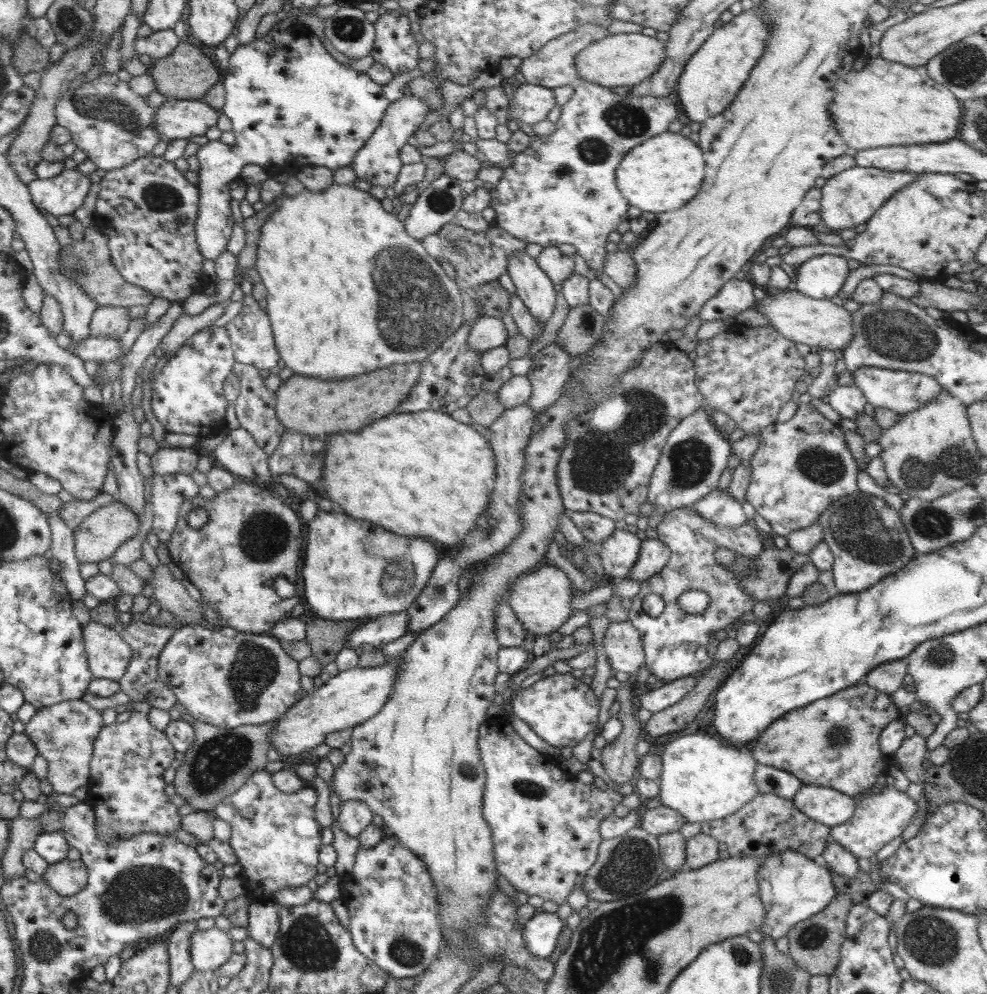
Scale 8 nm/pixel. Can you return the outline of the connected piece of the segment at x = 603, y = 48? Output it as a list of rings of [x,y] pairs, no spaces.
[[[644,34],[608,35],[592,42],[576,55],[576,70],[580,79],[606,88],[636,86],[652,76],[666,61],[665,44]]]

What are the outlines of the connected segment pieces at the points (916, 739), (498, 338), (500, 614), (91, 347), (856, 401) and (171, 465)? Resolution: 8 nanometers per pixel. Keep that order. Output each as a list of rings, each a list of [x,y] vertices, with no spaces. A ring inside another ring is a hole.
[[[915,733],[911,738],[904,739],[892,756],[910,782],[920,783],[924,778],[922,762],[929,751],[926,739]]]
[[[482,314],[476,322],[472,323],[468,333],[468,346],[482,353],[486,350],[498,348],[505,344],[508,332],[500,318]]]
[[[498,600],[494,609],[494,624],[496,624],[496,640],[501,647],[520,647],[524,642],[527,630],[516,618],[514,610],[505,600]]]
[[[90,336],[84,341],[71,343],[70,349],[74,356],[80,360],[116,361],[118,357],[124,356],[121,341],[110,336]]]
[[[838,385],[829,392],[828,404],[840,414],[841,418],[856,420],[860,414],[865,414],[866,403],[864,393],[856,385]]]
[[[163,444],[151,458],[152,473],[158,475],[188,474],[197,467],[199,456],[194,450]]]

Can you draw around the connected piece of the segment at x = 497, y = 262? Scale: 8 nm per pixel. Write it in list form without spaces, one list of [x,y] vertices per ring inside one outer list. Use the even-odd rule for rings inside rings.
[[[456,222],[445,224],[436,234],[423,238],[421,243],[430,257],[444,258],[454,266],[456,270],[454,282],[458,284],[461,291],[469,292],[475,291],[484,282],[496,280],[506,273],[508,257],[515,252],[524,252],[527,245],[526,242],[512,236],[494,223],[490,223],[488,229],[478,232],[464,228]]]

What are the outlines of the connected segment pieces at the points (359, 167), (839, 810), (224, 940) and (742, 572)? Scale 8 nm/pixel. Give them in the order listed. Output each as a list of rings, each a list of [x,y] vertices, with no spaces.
[[[414,94],[410,96],[403,95],[388,106],[380,126],[371,134],[366,144],[358,150],[356,156],[354,156],[354,161],[350,163],[354,174],[360,180],[364,180],[364,182],[368,182],[372,186],[380,186],[380,188],[385,189],[394,186],[394,182],[396,182],[403,165],[399,155],[400,149],[408,143],[408,139],[411,136],[420,130],[420,125],[430,112],[421,99],[418,96],[414,96]]]
[[[803,784],[792,802],[802,814],[828,827],[846,822],[855,809],[851,796],[830,787],[816,785]]]
[[[216,927],[194,931],[189,948],[193,968],[208,975],[217,971],[233,954],[232,943],[226,931]]]
[[[718,547],[714,551],[714,556],[722,566],[726,566],[732,574],[736,574],[736,581],[739,588],[749,595],[754,601],[767,602],[769,599],[782,597],[787,590],[790,577],[796,569],[805,565],[810,558],[806,554],[798,554],[794,550],[787,547],[785,550],[779,548],[767,548],[764,552],[758,554],[758,557],[742,557],[735,555],[734,550]]]

